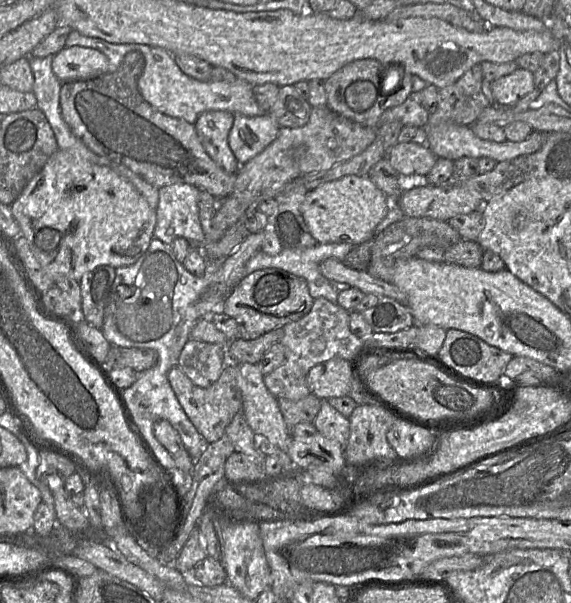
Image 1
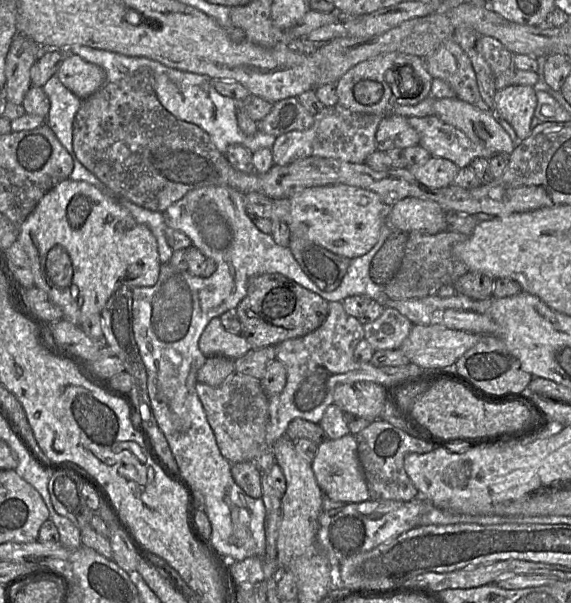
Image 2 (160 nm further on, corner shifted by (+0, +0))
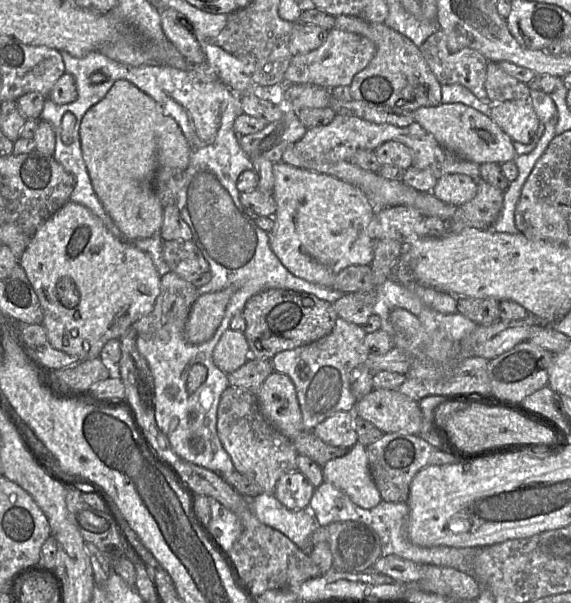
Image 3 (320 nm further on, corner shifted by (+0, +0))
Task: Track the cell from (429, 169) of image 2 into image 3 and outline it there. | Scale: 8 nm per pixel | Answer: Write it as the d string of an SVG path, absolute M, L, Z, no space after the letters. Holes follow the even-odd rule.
M460 173L440 177L432 189L432 194L439 200L454 206L470 201L476 193L477 179Z

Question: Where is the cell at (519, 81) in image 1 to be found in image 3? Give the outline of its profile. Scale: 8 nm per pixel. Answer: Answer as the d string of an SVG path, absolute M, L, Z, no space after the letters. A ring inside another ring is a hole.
M504 101L490 106L490 117L513 142L530 144L534 140L539 118L531 101Z

